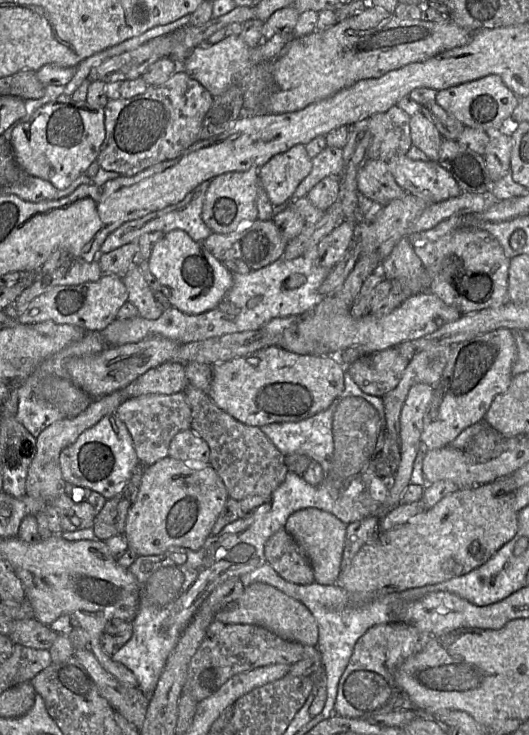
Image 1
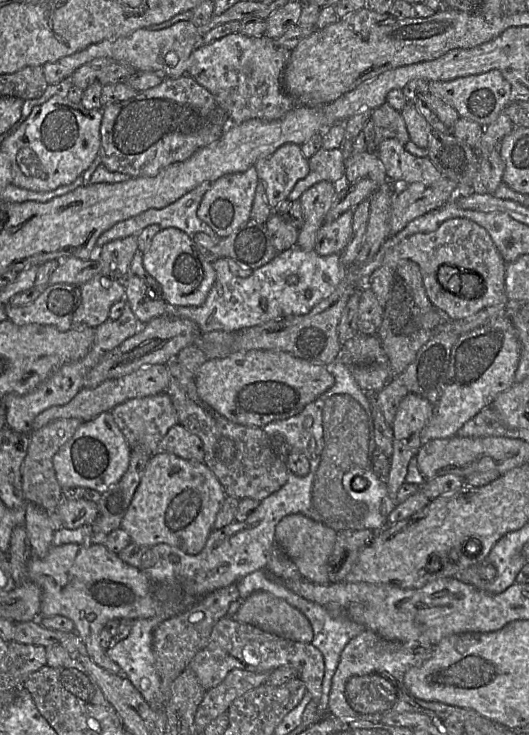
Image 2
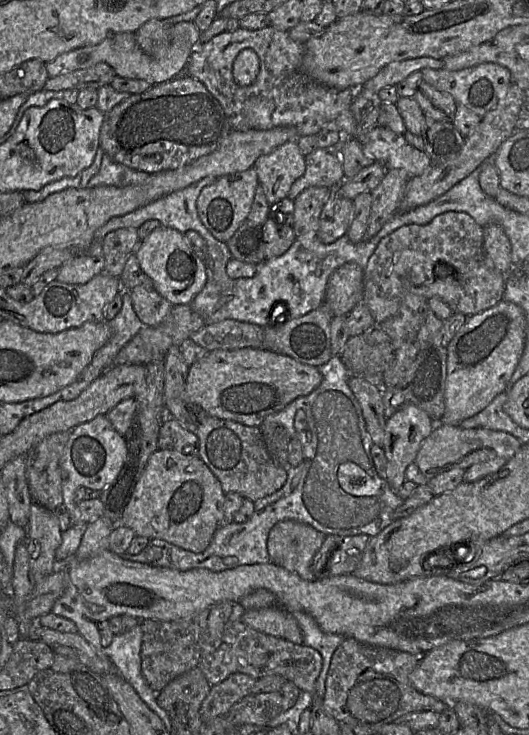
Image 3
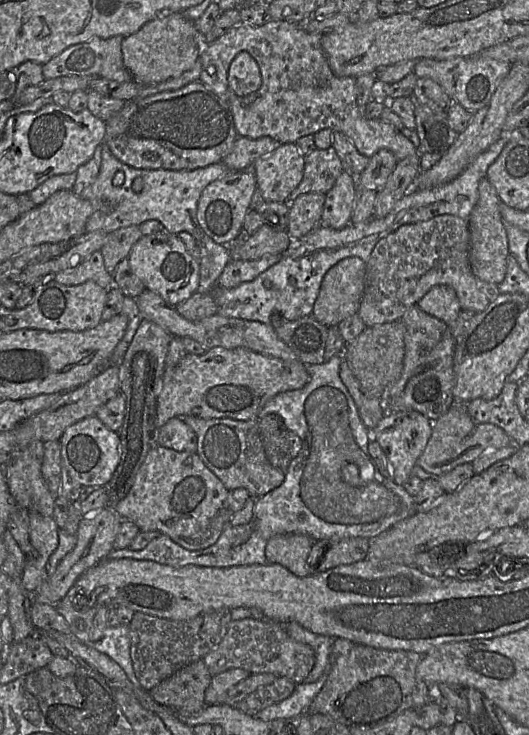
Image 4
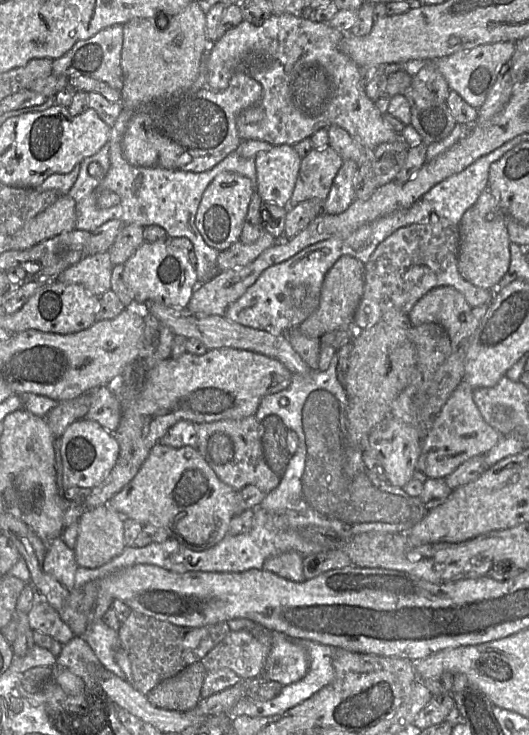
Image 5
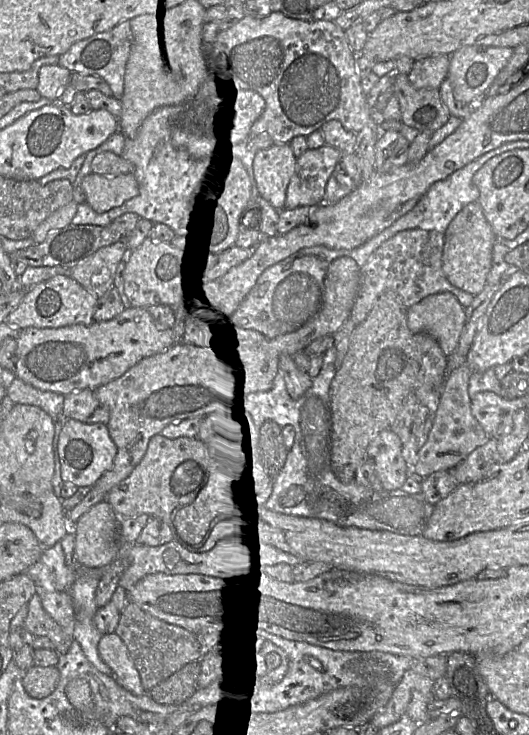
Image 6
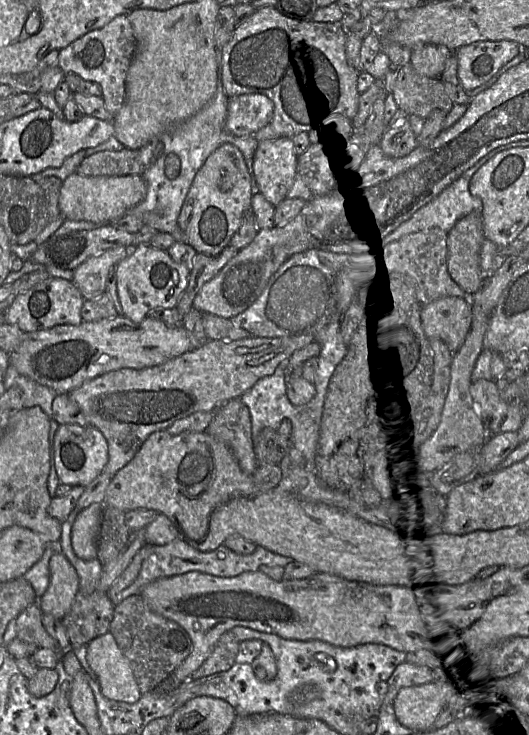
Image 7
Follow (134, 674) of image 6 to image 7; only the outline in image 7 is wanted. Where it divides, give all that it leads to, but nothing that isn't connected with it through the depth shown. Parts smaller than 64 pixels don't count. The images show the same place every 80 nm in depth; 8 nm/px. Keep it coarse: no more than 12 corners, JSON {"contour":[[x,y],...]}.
{"contour":[[110,631],[86,658],[106,698],[141,698],[130,662]]}

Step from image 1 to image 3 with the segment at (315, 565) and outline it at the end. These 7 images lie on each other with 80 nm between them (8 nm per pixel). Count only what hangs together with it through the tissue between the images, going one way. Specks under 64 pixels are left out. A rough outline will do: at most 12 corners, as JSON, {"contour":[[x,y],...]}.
{"contour":[[281,520],[268,536],[270,563],[307,581],[325,534]]}

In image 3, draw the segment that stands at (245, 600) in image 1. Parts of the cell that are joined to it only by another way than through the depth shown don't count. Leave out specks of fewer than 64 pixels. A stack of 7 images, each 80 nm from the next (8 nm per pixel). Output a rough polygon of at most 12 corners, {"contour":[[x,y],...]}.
{"contour":[[278,605],[246,610],[241,622],[303,644],[293,614]]}

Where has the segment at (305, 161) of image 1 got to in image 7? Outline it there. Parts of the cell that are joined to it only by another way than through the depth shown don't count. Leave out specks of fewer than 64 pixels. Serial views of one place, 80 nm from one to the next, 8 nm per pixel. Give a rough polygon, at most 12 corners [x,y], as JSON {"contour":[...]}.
{"contour":[[291,137],[258,143],[253,171],[272,205],[287,197],[297,166]]}

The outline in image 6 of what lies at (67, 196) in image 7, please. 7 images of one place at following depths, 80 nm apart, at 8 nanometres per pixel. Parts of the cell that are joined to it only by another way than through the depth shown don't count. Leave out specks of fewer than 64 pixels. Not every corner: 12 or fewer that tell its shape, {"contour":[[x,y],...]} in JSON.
{"contour":[[88,174],[80,184],[97,213],[139,193],[132,174]]}

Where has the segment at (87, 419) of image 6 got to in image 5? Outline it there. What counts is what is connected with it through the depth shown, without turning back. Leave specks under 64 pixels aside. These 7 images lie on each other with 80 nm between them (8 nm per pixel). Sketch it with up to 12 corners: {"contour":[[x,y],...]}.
{"contour":[[107,386],[88,392],[85,418],[114,433],[121,402]]}

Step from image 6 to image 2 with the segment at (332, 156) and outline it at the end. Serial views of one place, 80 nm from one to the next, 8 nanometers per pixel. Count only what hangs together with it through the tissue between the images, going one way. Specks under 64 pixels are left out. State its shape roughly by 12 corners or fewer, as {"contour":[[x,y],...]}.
{"contour":[[320,149],[287,199],[300,200],[321,181],[343,182],[346,153]]}

